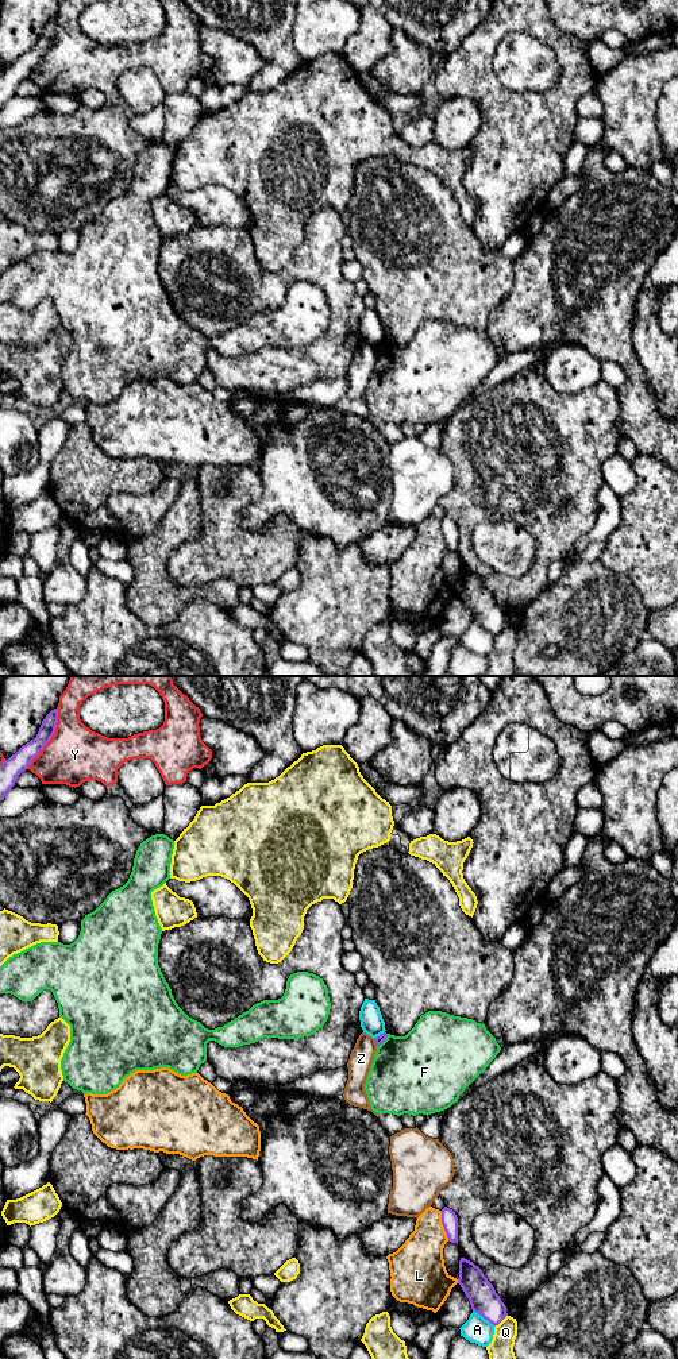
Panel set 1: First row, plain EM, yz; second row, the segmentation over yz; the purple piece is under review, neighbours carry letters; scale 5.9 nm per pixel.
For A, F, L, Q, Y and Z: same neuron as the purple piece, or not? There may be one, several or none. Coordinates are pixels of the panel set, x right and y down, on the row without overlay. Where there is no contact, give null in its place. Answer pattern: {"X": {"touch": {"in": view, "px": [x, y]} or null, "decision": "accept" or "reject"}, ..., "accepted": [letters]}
{"A": {"touch": {"in": "yz", "px": [484, 626]}, "decision": "reject"}, "F": {"touch": {"in": "yz", "px": [382, 350]}, "decision": "reject"}, "L": {"touch": {"in": "yz", "px": [443, 535]}, "decision": "reject"}, "Q": {"touch": {"in": "yz", "px": [500, 630]}, "decision": "reject"}, "Y": {"touch": {"in": "yz", "px": [50, 46]}, "decision": "reject"}, "Z": {"touch": {"in": "yz", "px": [376, 351]}, "decision": "reject"}, "accepted": []}

